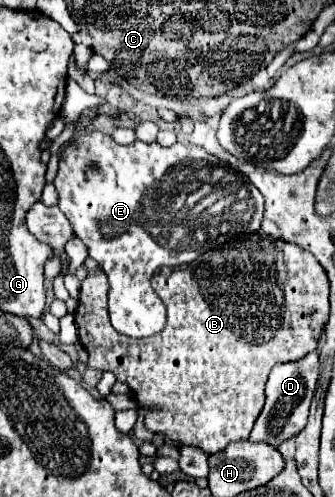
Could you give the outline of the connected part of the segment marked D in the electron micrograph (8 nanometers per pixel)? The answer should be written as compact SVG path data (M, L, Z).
M307 354L305 358L297 360L297 362L287 362L287 364L277 364L271 374L269 374L269 382L267 382L267 400L265 406L253 426L251 432L251 442L265 442L273 448L277 448L279 444L291 440L293 436L297 436L299 432L305 430L307 426L307 416L309 416L309 404L315 392L315 384L319 378L319 358L317 354Z

